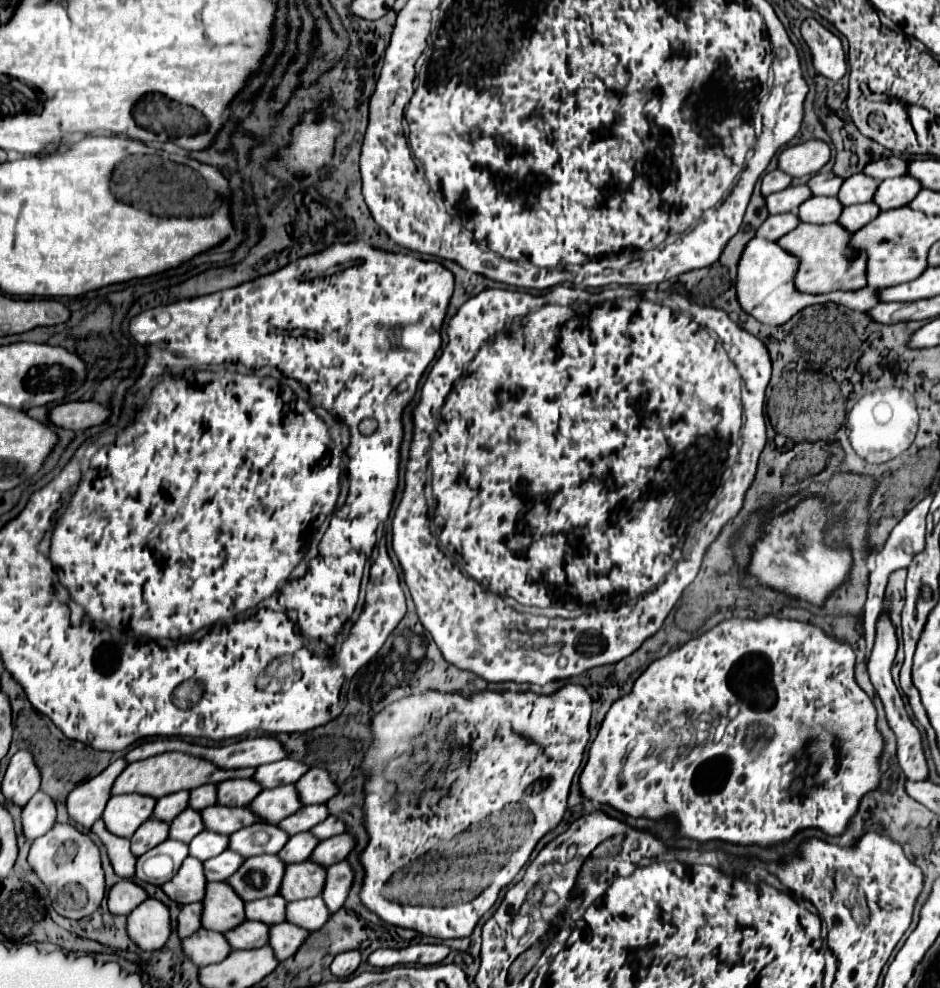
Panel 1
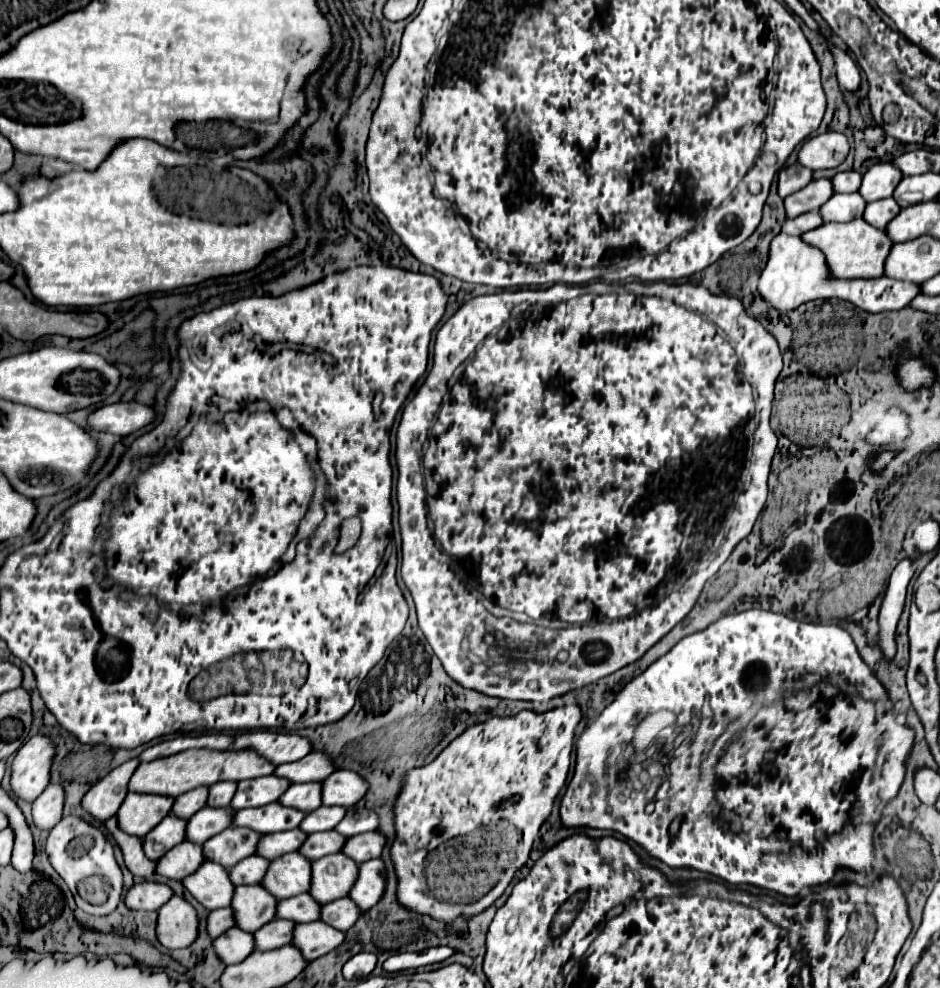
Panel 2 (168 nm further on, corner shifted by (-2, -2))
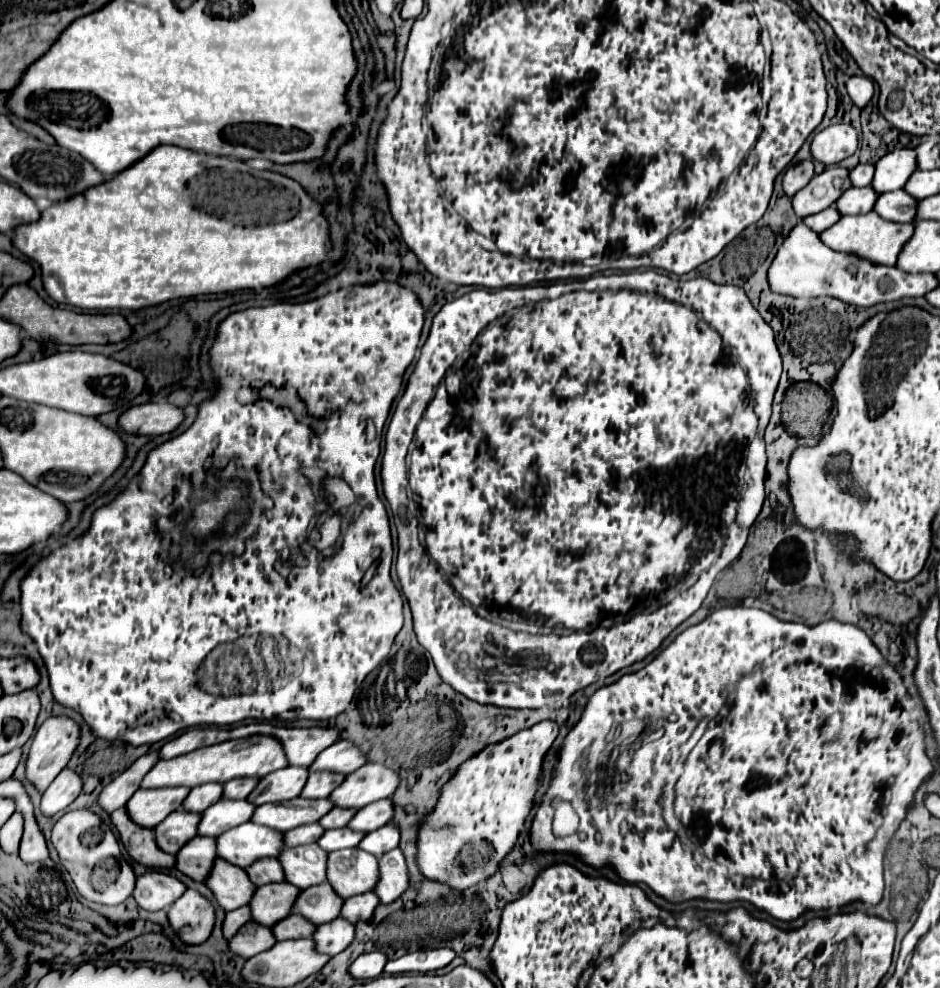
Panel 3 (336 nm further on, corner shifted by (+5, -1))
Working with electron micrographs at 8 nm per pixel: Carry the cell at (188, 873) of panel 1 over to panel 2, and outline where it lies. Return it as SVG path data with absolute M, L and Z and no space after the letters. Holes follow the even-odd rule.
M204 862L200 868L182 880L184 888L208 910L226 908L232 900L234 886L228 878L228 870L216 862Z

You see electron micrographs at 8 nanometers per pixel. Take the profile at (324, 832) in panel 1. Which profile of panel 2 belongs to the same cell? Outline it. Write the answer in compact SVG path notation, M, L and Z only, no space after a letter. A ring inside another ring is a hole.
M362 808L362 810L348 810L348 814L344 816L344 820L334 828L338 834L350 838L354 834L360 834L360 832L372 832L378 828L378 816L368 810L368 808Z

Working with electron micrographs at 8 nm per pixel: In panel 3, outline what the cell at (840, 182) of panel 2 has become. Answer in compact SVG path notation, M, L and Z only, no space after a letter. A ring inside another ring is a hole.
M859 163L855 169L851 169L853 187L867 187L867 185L871 185L873 169L875 169L875 165L863 165L863 163Z

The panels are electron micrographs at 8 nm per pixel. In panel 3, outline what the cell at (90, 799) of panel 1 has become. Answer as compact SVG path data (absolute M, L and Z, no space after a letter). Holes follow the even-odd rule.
M151 751L143 757L139 757L125 773L117 775L99 795L99 803L107 813L113 813L113 809L123 807L129 797L133 797L133 793L141 787L141 777L145 777L145 773L157 765L159 761L159 751Z

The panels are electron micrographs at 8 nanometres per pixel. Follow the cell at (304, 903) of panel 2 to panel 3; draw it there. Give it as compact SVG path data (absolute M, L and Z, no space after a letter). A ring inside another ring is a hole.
M321 883L305 889L297 897L293 913L301 913L311 923L321 925L337 919L341 913L341 905L343 899L337 897L337 893L333 893L333 887L329 883Z

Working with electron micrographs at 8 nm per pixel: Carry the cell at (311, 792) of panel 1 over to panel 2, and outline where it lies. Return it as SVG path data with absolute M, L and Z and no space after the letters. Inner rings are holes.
M336 770L322 782L322 804L324 806L344 806L352 808L364 794L368 784L364 778L350 770Z

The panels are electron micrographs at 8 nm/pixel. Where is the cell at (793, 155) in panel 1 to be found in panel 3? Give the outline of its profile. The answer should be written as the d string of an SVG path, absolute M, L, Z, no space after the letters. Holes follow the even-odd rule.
M837 123L819 131L811 143L811 153L815 161L825 165L835 165L851 157L859 147L859 133L853 125Z

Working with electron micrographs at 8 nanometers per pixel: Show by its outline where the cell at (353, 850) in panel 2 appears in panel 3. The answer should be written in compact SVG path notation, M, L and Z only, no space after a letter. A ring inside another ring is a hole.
M387 823L381 829L367 833L365 839L359 843L359 849L367 851L367 853L373 853L375 857L381 857L389 849L395 849L399 845L399 839L401 839L401 835L399 835L397 825Z

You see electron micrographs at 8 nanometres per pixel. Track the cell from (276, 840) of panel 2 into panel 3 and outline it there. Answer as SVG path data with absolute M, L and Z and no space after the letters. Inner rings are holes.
M311 823L311 825L301 825L297 829L291 829L285 833L285 843L287 847L297 847L297 845L305 845L305 843L315 843L321 833L325 833L325 829L321 829L319 823Z

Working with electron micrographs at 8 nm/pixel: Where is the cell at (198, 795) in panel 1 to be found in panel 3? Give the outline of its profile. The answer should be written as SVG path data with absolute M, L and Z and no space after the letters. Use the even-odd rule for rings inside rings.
M259 777L255 779L231 779L225 783L225 799L247 799L253 789L259 785Z

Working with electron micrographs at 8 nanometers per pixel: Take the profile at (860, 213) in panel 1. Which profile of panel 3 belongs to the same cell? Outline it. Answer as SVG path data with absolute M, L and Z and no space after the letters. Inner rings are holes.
M891 191L891 193L883 193L877 203L875 203L875 211L887 219L887 221L895 221L895 223L911 223L915 221L915 213L917 213L917 201L915 197L911 197L907 191Z

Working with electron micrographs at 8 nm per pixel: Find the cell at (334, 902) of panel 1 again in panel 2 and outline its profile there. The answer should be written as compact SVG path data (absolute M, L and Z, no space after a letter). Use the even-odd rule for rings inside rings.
M368 860L360 864L360 876L356 878L356 886L348 892L348 898L360 906L360 910L372 908L384 892L384 864L382 860Z

